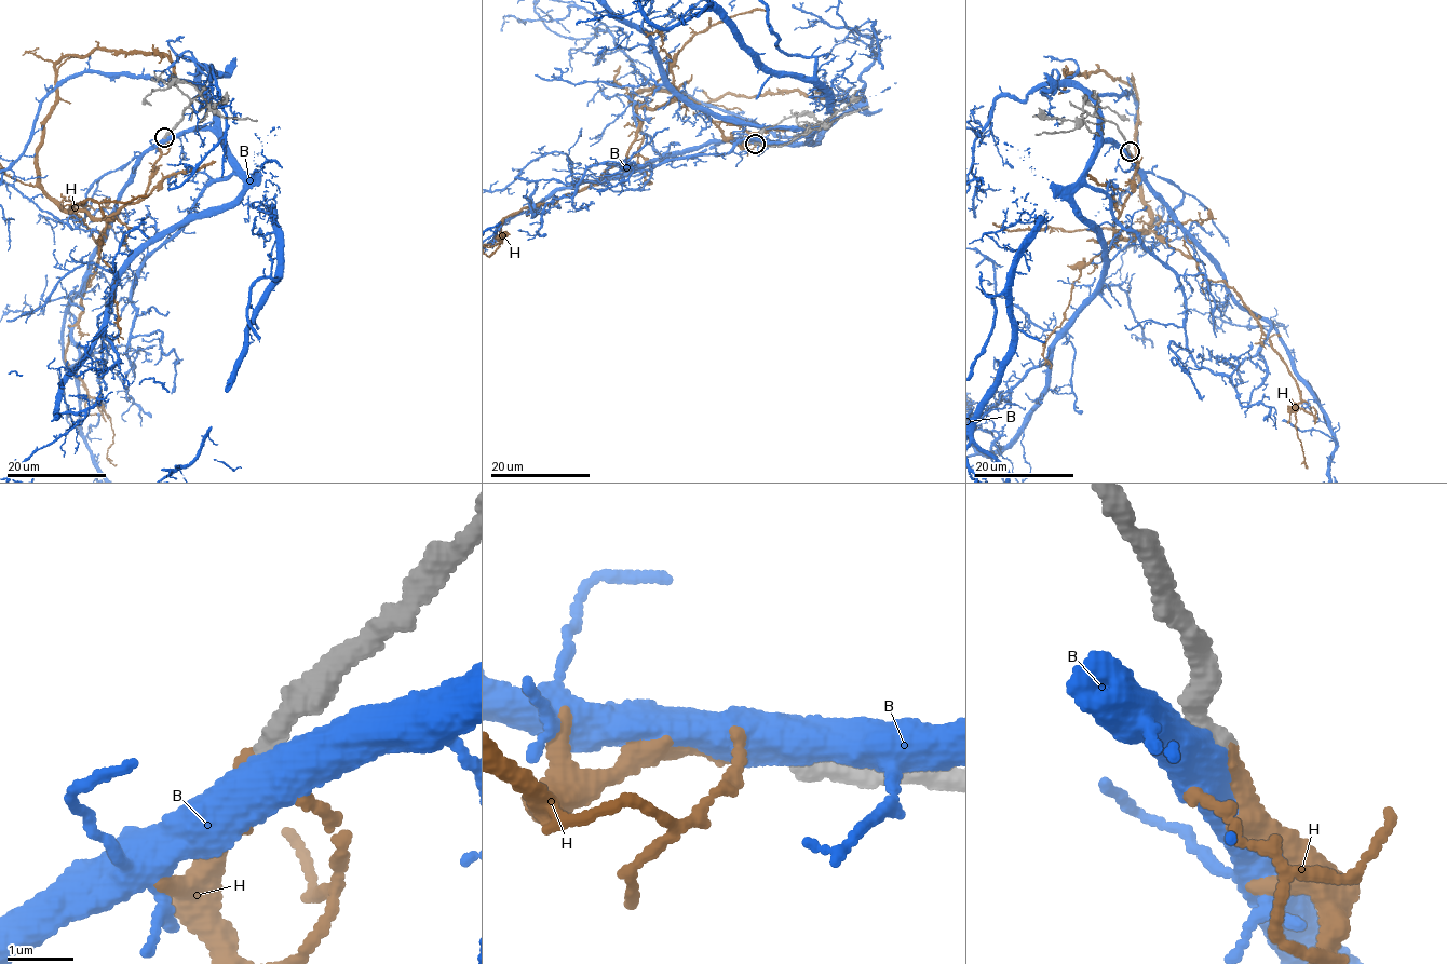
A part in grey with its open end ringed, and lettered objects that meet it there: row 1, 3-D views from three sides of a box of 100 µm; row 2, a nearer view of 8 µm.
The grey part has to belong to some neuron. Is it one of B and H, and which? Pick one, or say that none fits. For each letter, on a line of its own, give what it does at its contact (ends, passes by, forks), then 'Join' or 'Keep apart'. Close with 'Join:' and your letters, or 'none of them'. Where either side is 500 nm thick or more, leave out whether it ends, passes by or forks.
B: Keep apart
H: It passes by. Join
Join: H

